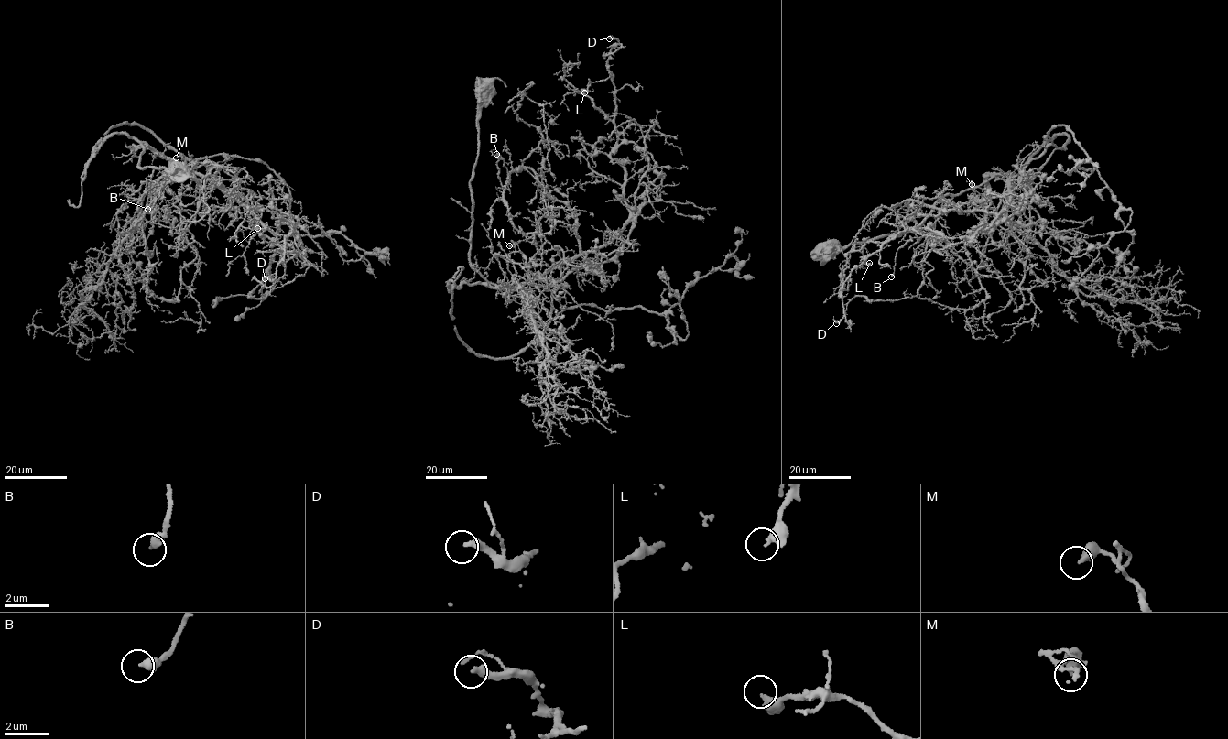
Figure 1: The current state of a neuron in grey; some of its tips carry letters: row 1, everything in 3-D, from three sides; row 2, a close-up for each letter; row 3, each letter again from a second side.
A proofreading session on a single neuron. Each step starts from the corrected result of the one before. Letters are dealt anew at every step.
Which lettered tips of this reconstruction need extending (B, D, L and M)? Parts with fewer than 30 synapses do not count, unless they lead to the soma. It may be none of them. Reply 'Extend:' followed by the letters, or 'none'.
Extend: none

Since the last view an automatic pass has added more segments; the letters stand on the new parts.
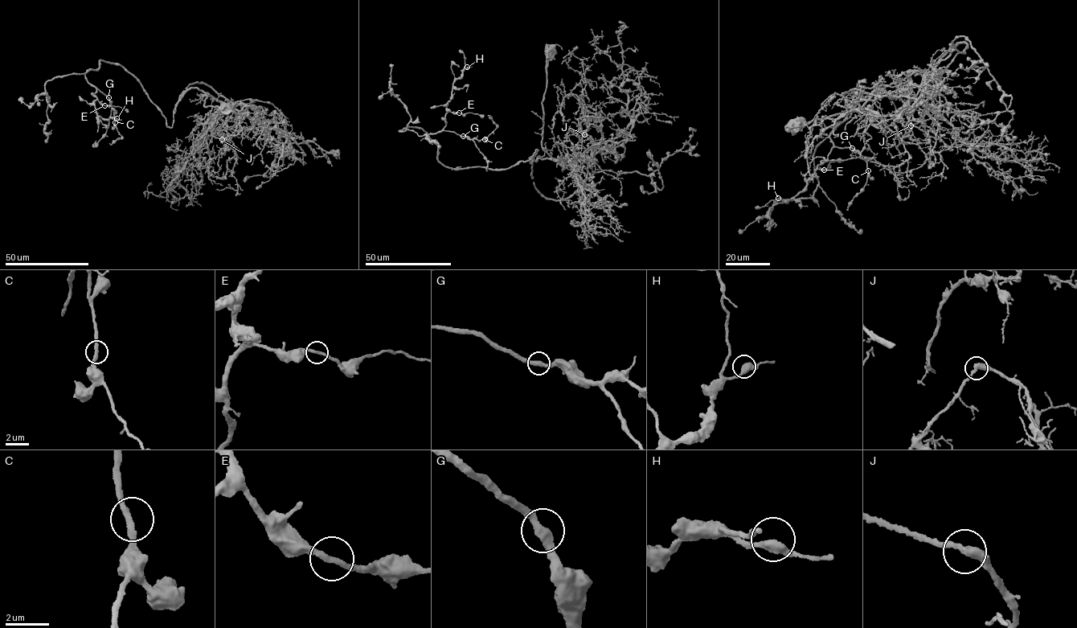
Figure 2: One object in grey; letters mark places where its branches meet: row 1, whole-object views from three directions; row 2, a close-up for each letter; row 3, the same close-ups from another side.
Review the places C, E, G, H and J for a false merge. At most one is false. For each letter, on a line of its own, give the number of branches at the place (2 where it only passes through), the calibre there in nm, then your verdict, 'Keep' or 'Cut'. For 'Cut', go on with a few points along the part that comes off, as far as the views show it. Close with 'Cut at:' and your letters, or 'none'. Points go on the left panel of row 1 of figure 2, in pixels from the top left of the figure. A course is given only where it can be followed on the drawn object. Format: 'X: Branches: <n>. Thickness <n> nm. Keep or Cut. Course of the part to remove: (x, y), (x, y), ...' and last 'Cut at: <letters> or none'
C: Branches: 2. Thickness 280 nm. Keep
E: Branches: 2. Thickness 240 nm. Keep
G: Branches: 2. Thickness 380 nm. Keep
H: Branches: 2. Thickness 400 nm. Keep
J: Branches: 2. Thickness 360 nm. Keep
Cut at: none

